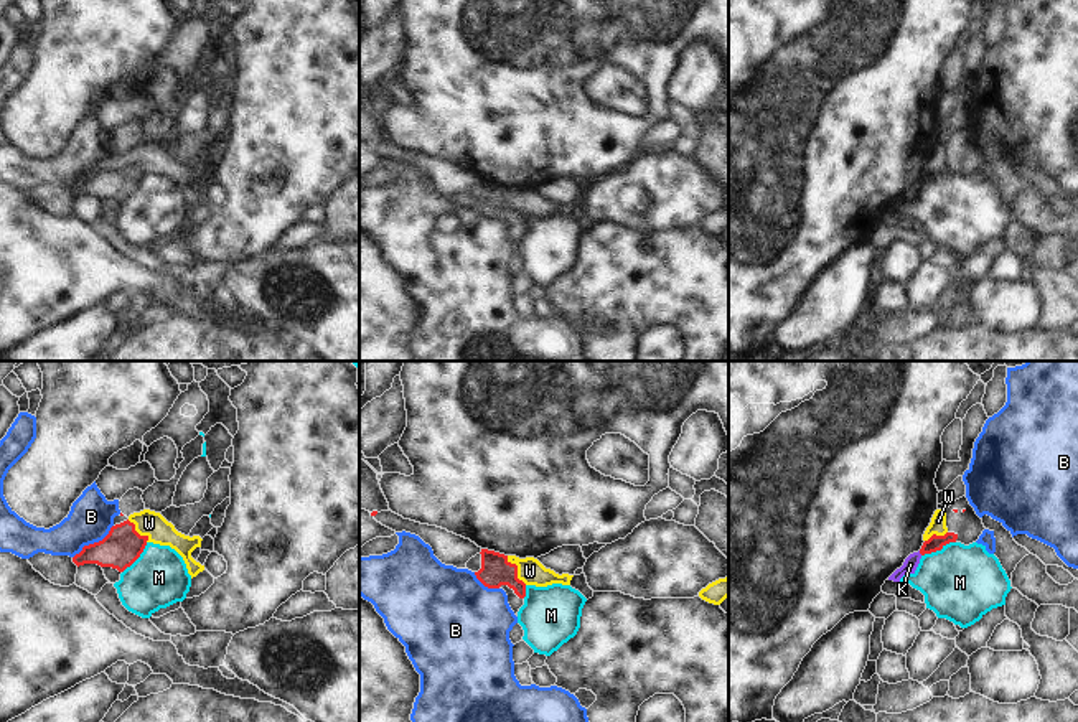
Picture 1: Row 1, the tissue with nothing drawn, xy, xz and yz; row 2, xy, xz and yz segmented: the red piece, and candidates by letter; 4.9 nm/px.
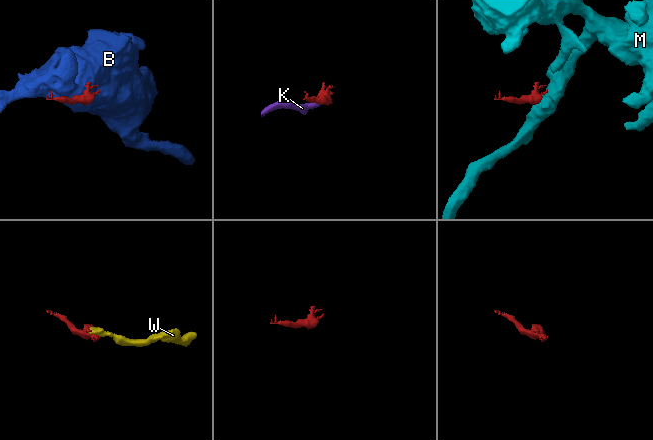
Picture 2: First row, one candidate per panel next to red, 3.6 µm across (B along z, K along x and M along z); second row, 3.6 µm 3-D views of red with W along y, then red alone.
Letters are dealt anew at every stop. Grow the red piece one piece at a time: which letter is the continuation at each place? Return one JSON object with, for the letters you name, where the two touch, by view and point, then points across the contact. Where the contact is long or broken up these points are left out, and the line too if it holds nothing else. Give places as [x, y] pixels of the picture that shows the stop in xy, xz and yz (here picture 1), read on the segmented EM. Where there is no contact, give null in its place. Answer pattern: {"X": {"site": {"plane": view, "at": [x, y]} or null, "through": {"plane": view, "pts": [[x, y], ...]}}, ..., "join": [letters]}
{"join": []}

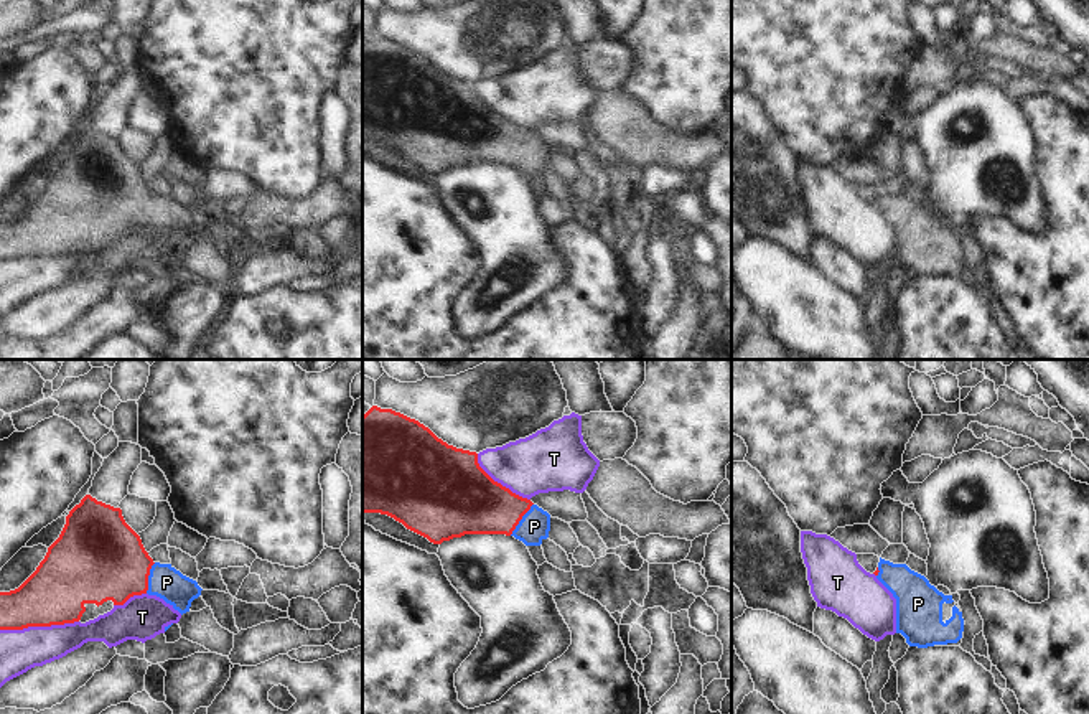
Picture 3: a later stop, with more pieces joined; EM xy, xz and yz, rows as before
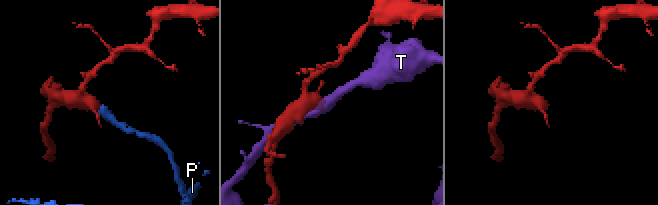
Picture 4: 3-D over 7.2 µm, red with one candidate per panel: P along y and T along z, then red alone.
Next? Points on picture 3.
{"P": {"site": {"plane": "xz", "at": [521, 518]}, "through": {"plane": "xz", "pts": [[473, 503], [521, 518], [534, 526]]}}, "join": ["P"]}

